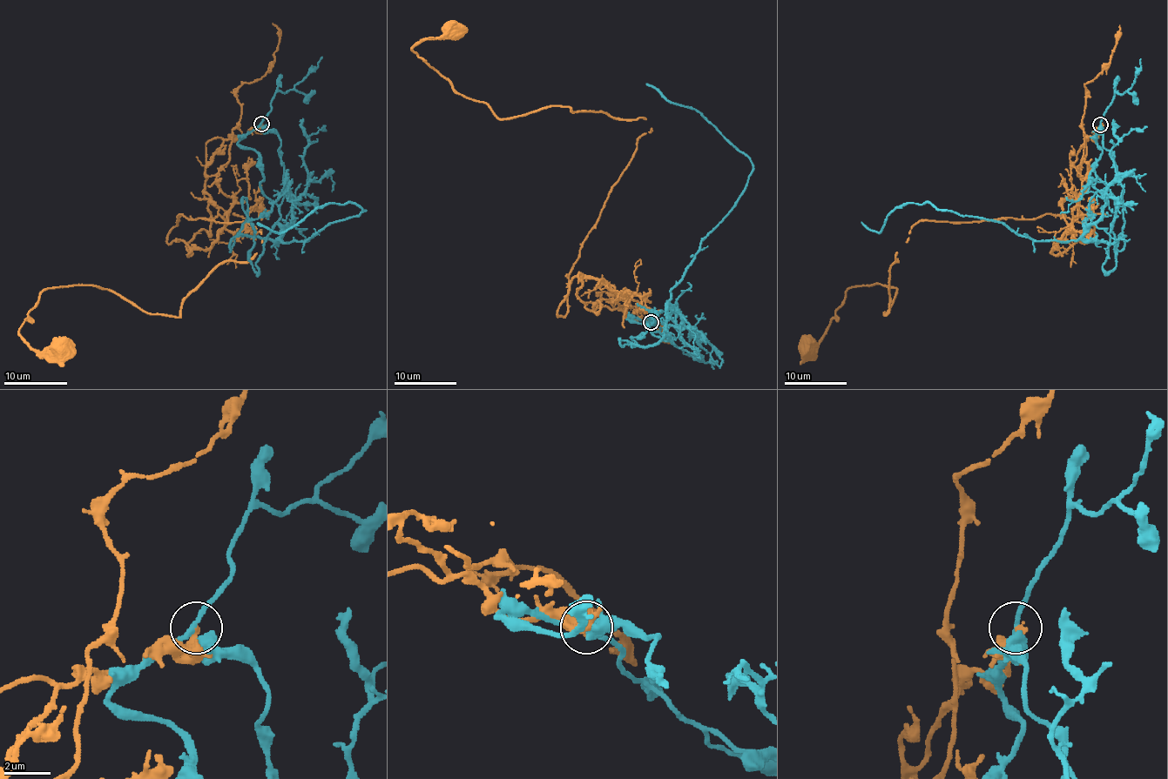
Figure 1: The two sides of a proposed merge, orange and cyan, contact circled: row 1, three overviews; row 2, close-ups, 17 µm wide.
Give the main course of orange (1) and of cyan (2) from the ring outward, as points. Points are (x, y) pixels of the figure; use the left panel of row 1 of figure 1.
1: (261, 124), (166, 242), (246, 220), (256, 253), (179, 316), (47, 288), (18, 332), (63, 348)
2: (261, 124), (285, 191), (256, 272), (244, 198), (240, 232), (273, 244), (365, 211), (256, 224)

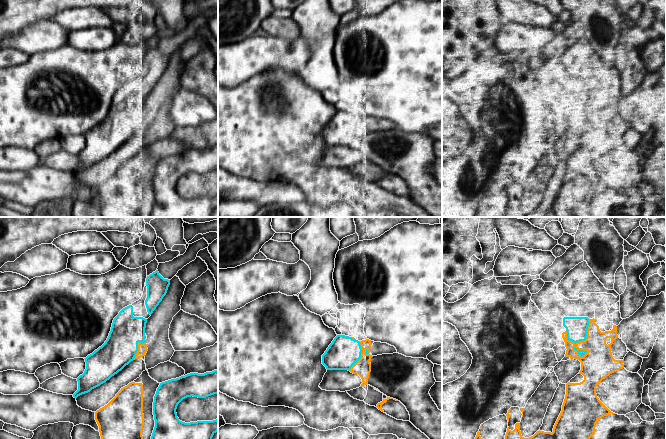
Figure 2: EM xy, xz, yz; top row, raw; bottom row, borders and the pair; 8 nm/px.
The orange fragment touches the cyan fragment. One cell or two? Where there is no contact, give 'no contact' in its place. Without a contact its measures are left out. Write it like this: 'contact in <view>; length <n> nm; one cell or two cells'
contact in yz; length 320 nm; two cells

